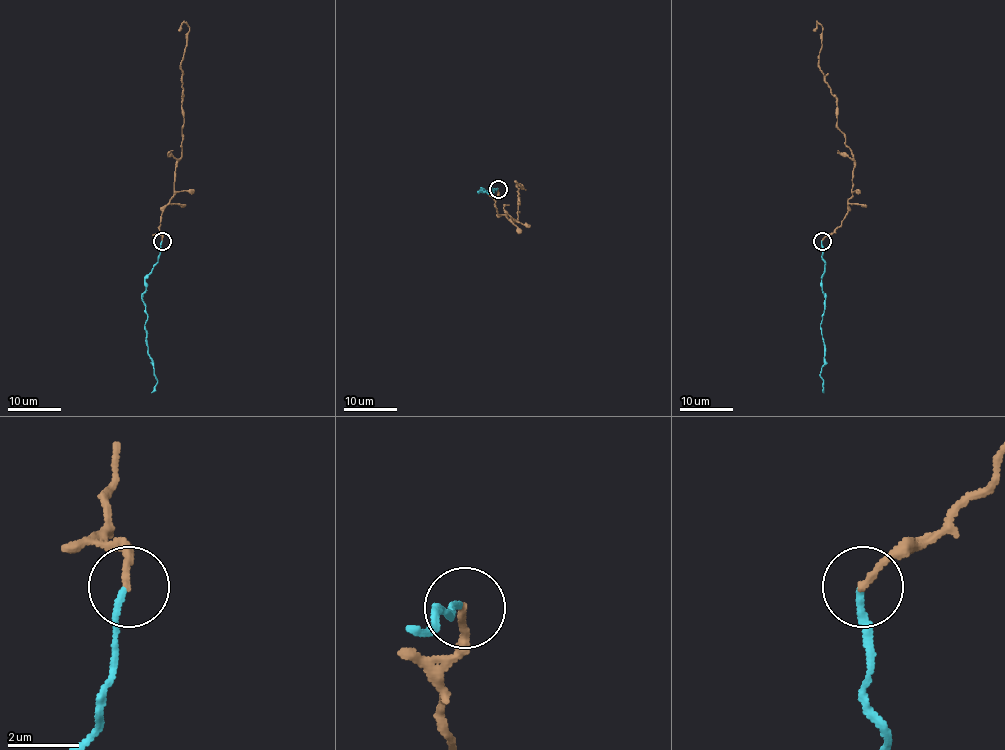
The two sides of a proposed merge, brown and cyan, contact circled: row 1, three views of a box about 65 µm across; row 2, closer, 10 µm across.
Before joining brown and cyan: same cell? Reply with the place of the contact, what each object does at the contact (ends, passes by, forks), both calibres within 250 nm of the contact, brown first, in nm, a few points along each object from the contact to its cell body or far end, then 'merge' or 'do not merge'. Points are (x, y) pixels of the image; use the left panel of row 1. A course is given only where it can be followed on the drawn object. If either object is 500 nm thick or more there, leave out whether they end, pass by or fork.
place (162, 241); brown ends; cyan ends; calibres 180 and 190 nm; course brown (163, 240), (159, 226), (173, 195), (184, 126), (181, 64), (189, 27), (184, 23), (180, 31); course cyan (161, 240), (159, 260), (145, 279), (143, 295), (148, 355), (157, 380), (151, 392); merge

